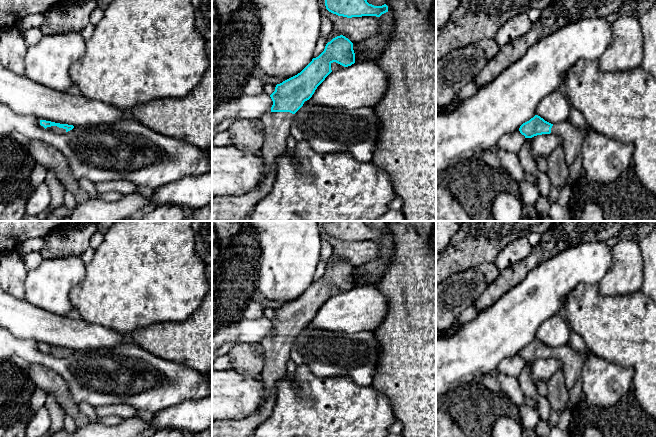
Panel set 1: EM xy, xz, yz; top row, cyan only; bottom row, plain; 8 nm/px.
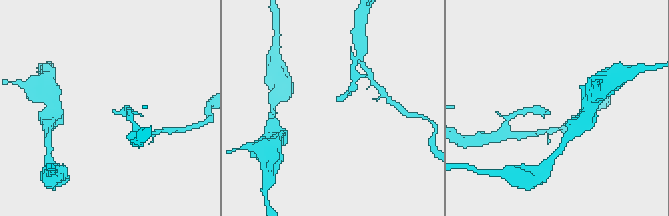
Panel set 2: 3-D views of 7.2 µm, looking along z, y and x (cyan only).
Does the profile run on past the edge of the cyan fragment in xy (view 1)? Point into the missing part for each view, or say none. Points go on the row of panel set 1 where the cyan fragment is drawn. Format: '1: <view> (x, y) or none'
1: xy (54, 129)

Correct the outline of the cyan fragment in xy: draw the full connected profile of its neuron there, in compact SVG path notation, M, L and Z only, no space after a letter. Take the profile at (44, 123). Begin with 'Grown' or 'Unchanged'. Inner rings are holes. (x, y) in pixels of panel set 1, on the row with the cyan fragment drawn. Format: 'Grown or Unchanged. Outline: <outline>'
Grown. Outline: M40 120L40 125L43 128L56 134L66 133L74 128L73 125L60 124L60 123L55 123L55 122L46 121L46 120Z

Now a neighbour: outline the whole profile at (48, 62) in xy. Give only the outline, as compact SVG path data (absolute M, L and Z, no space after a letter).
M81 32L44 35L37 44L28 46L24 59L25 71L23 76L55 91L68 92L68 89L73 85L69 69L74 62L84 55L85 51L86 41Z

